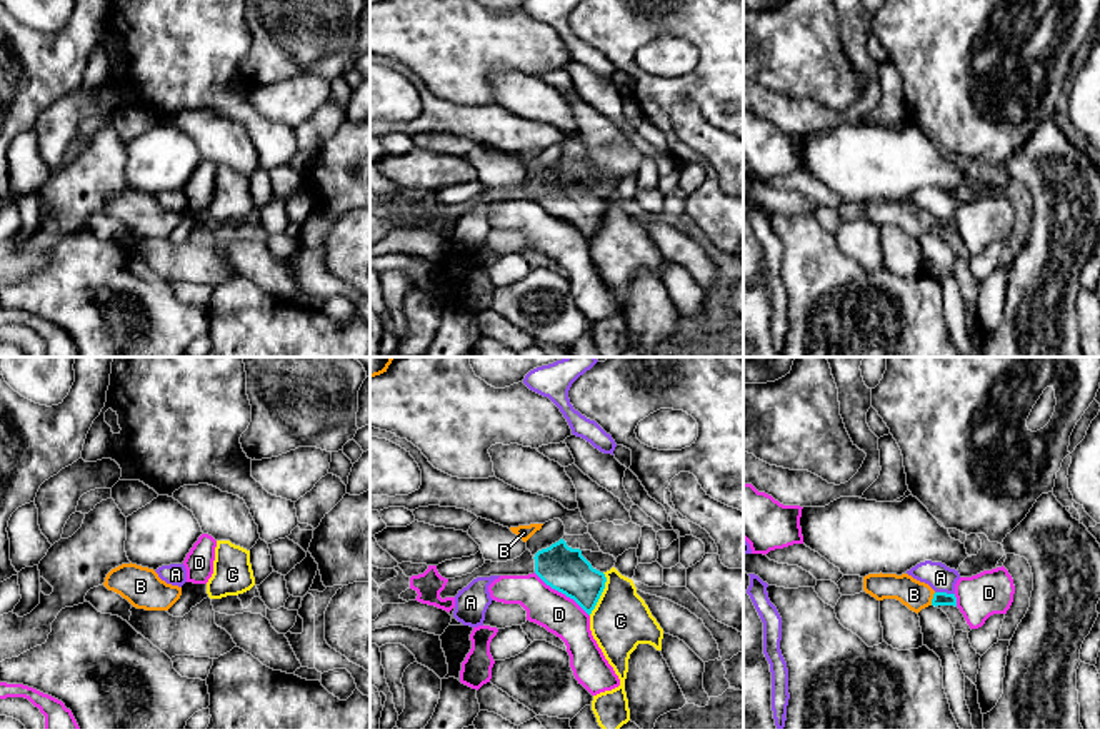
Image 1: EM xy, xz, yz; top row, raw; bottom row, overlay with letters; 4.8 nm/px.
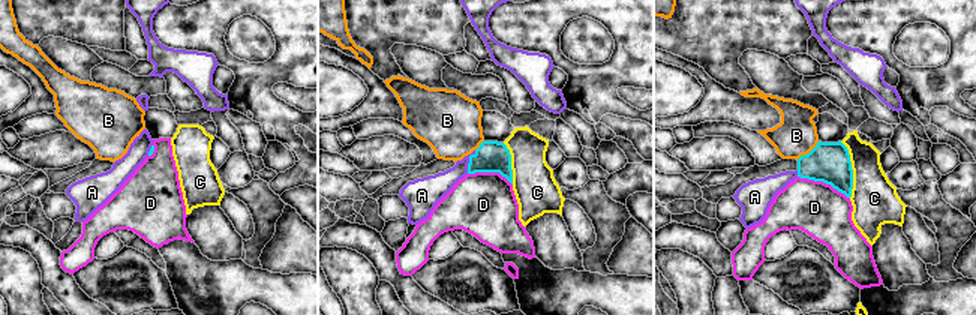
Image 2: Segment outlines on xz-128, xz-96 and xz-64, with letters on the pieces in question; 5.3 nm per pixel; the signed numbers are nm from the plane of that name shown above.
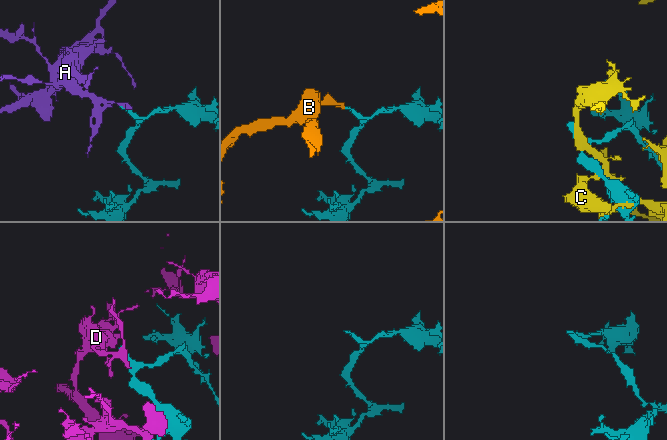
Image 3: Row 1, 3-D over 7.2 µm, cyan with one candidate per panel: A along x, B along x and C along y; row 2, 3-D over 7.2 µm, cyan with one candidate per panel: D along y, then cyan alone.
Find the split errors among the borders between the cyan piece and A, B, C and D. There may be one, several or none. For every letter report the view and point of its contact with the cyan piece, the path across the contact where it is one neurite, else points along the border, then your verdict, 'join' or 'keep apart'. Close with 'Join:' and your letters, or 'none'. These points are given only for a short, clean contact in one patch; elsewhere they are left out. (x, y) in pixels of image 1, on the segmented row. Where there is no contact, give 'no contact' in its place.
A: yz (945, 593) | along yz (935, 591), (954, 594) | keep apart
B: yz (932, 599) | across yz (939, 598), (932, 599), (914, 594) | join
C: xz (600, 594) | keep apart
D: xz (562, 593) | keep apart
Join: B

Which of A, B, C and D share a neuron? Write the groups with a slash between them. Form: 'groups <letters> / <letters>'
groups A / B / C / D

